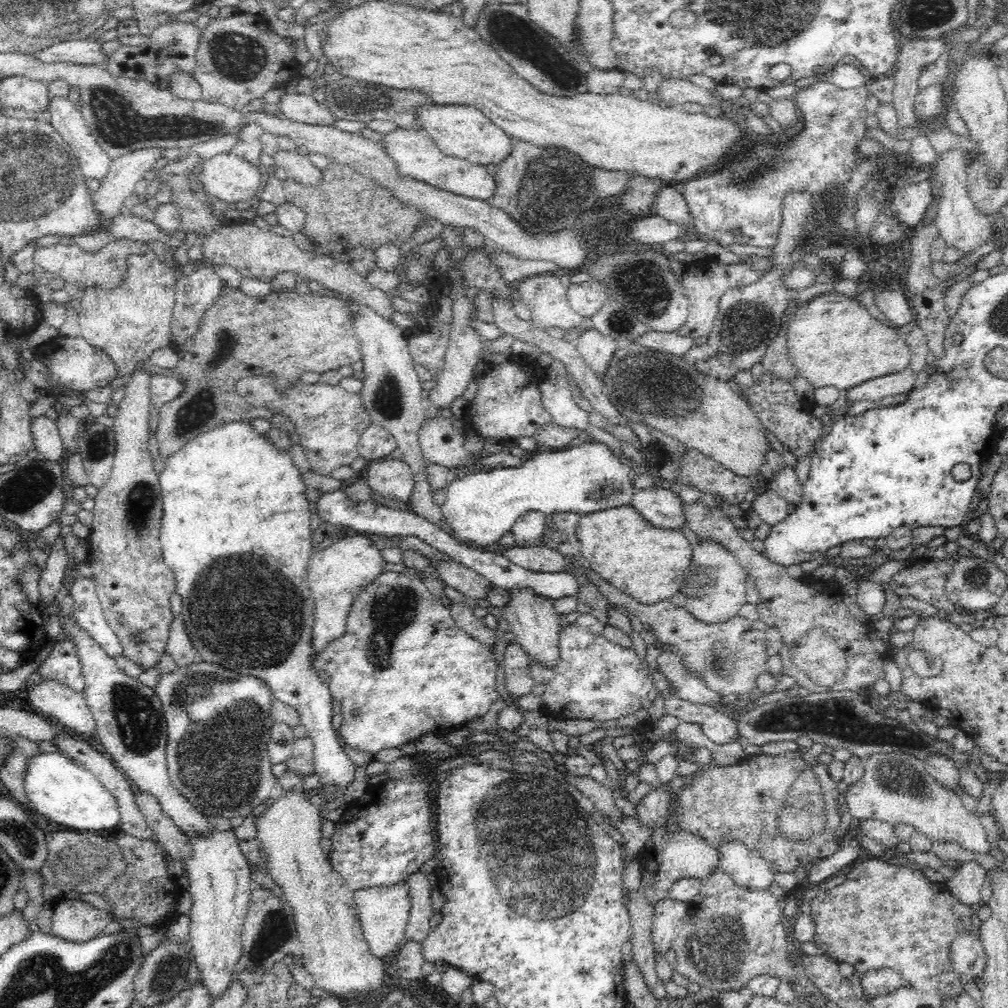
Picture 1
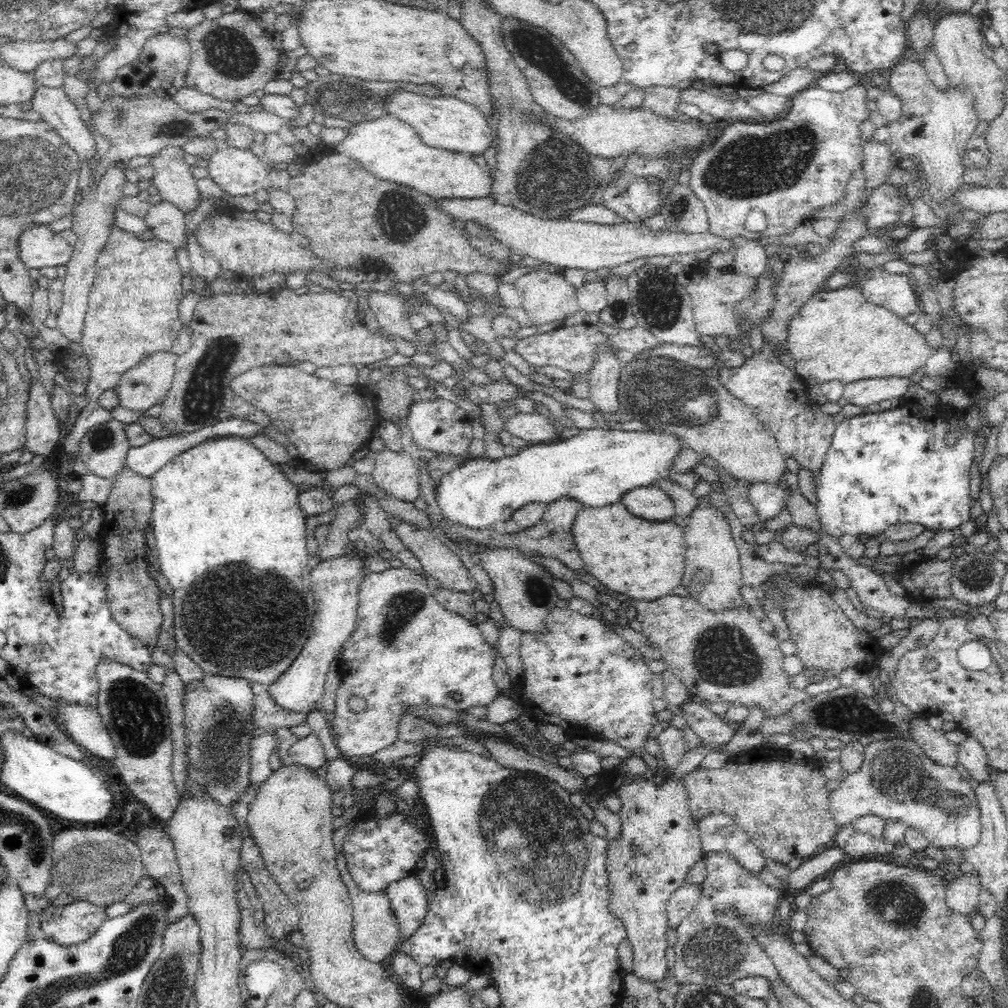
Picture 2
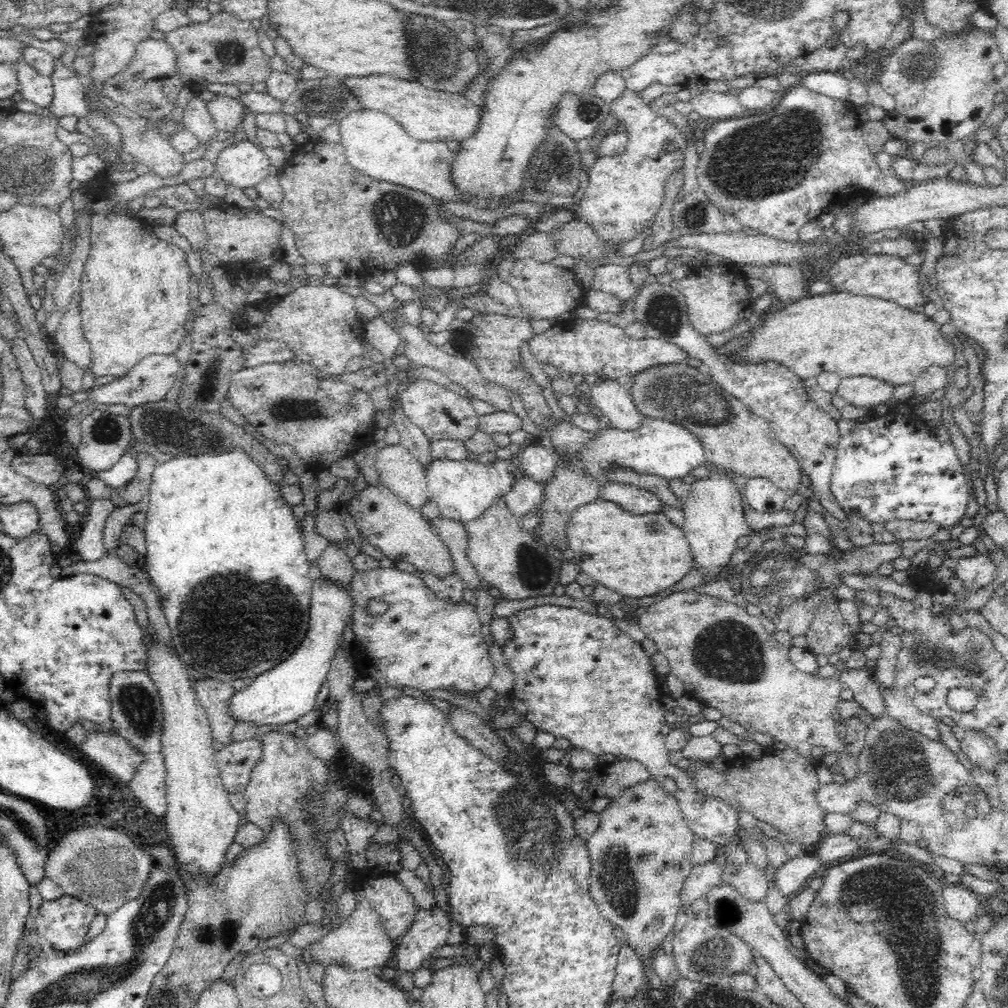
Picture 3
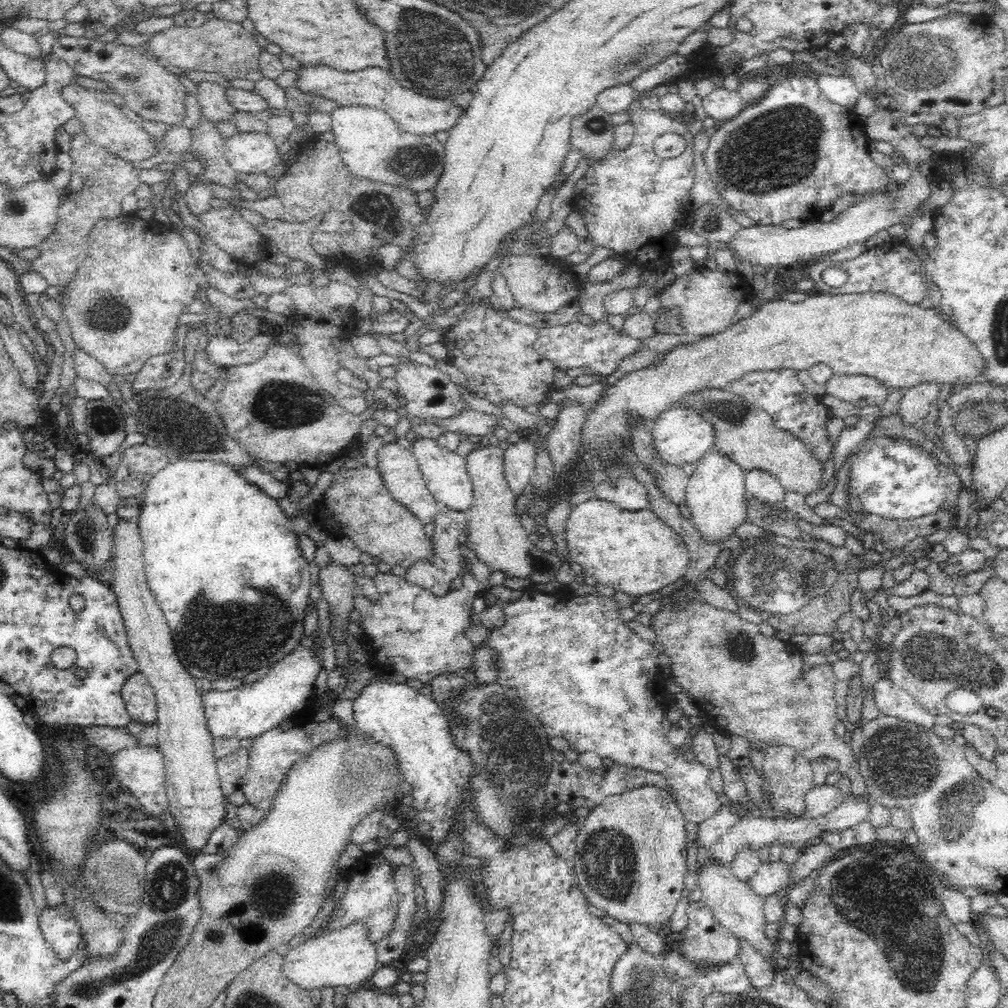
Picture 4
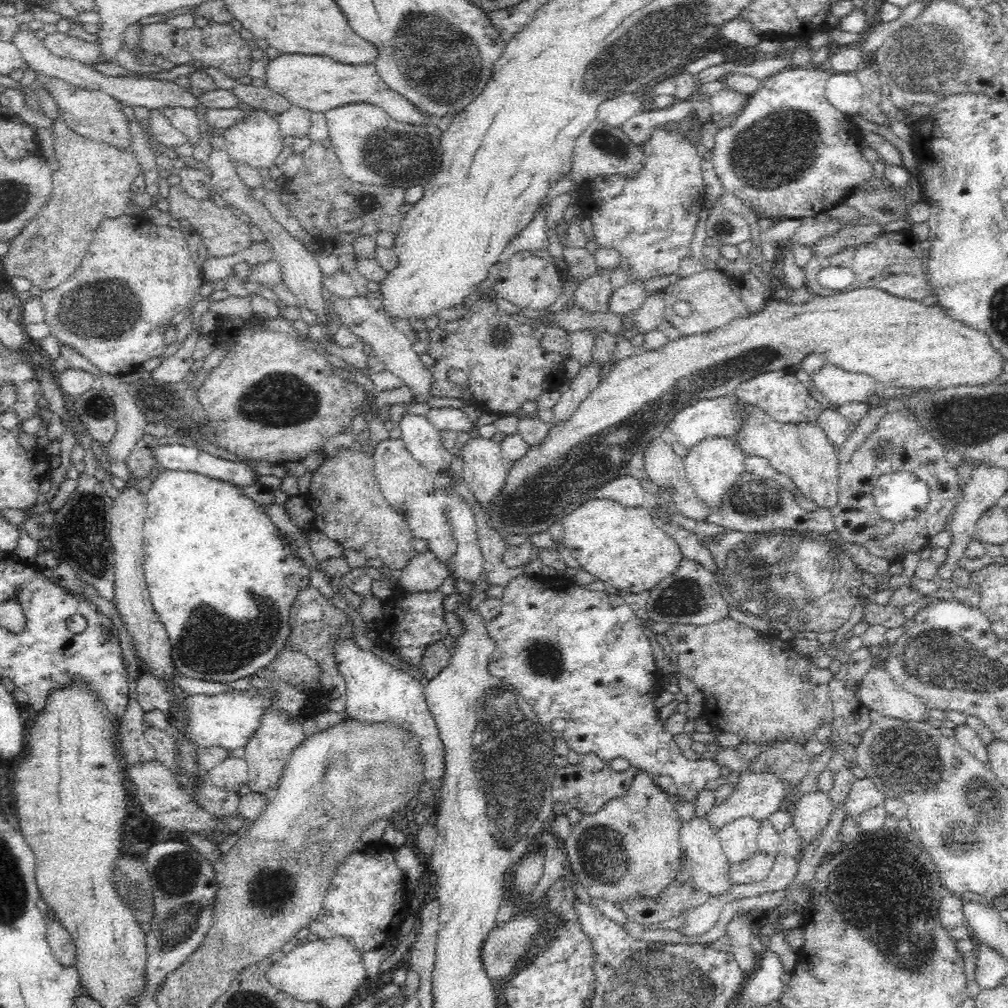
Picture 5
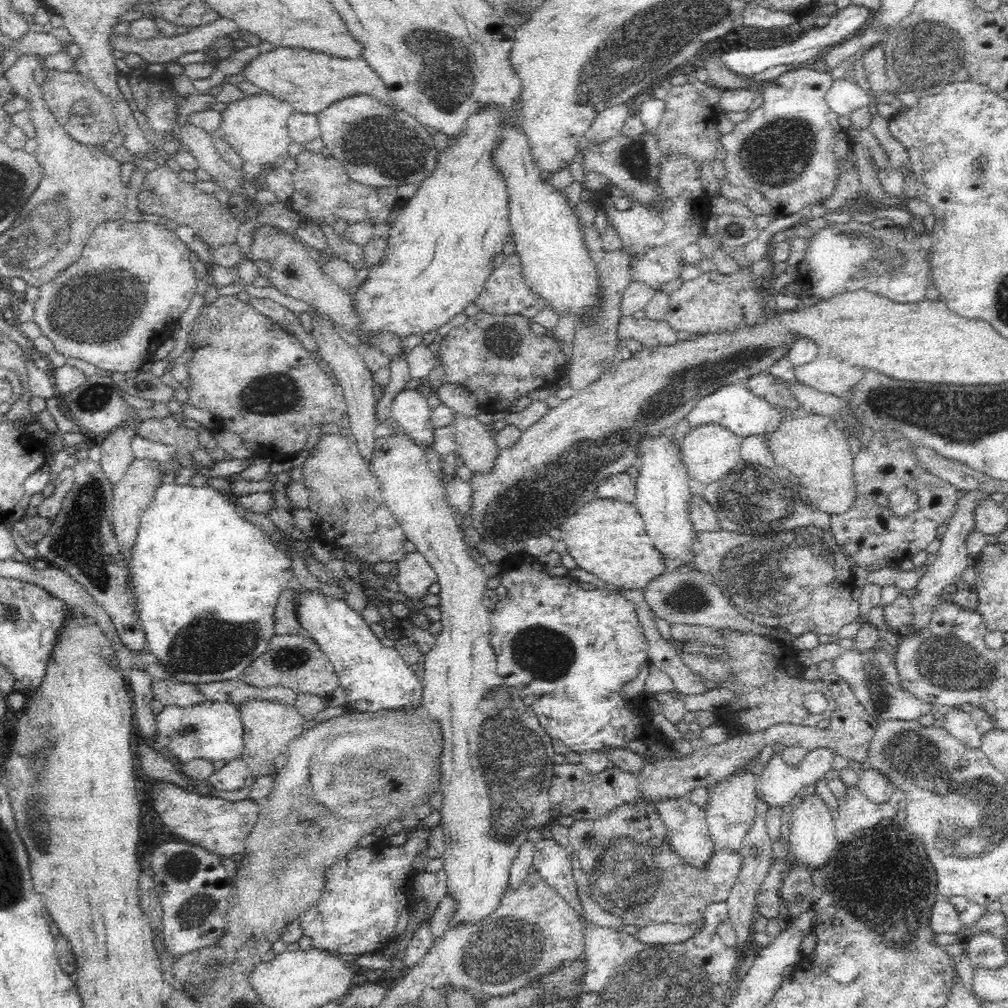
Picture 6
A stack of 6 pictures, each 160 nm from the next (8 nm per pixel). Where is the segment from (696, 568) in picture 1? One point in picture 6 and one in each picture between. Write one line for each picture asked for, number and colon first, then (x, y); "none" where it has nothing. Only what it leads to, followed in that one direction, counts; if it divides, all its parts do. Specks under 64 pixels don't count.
2: (712, 575)
3: (714, 509)
4: (715, 495)
5: (713, 466)
6: (709, 451)

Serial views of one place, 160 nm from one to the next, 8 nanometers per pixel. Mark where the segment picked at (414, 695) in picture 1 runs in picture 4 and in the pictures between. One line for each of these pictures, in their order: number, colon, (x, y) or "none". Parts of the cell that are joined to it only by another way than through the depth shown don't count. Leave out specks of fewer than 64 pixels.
2: (406, 649)
3: (423, 642)
4: (410, 630)

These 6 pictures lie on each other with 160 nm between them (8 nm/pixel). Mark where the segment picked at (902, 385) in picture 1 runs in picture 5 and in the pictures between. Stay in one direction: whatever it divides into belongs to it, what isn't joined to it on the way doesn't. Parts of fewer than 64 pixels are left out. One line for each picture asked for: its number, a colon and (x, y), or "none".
2: (863, 392)
3: (859, 391)
4: (861, 390)
5: (840, 386)

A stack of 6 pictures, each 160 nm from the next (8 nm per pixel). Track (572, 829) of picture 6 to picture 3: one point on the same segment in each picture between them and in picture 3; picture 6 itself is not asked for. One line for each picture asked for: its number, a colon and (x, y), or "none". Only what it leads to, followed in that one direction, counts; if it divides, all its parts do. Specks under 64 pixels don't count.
3: (640, 855)
4: (630, 860)
5: (631, 846)

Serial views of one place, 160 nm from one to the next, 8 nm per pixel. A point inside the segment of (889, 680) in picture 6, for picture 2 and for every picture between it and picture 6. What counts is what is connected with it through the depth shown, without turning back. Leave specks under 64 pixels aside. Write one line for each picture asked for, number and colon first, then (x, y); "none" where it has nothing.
2: (934, 743)
3: (899, 706)
4: (891, 700)
5: (878, 692)

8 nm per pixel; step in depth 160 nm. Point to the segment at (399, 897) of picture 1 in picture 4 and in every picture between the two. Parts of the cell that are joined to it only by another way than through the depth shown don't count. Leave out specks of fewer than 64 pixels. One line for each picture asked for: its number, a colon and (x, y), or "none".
2: (376, 934)
3: (360, 942)
4: (345, 957)

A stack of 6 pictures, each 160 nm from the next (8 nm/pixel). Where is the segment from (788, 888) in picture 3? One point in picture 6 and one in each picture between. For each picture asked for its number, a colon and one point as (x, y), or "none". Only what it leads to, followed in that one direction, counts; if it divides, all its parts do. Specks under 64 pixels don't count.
4: (770, 877)
5: (755, 868)
6: (641, 887)

